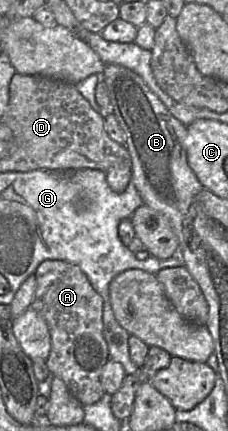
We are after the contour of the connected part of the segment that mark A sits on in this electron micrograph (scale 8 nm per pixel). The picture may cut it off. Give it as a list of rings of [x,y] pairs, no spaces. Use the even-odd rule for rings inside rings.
[[[46,260],[37,268],[36,290],[31,304],[46,322],[51,337],[51,350],[45,360],[51,375],[61,379],[70,393],[83,405],[91,405],[101,399],[104,389],[100,382],[102,369],[110,359],[108,346],[103,336],[103,300],[90,284],[81,269],[62,260]]]

